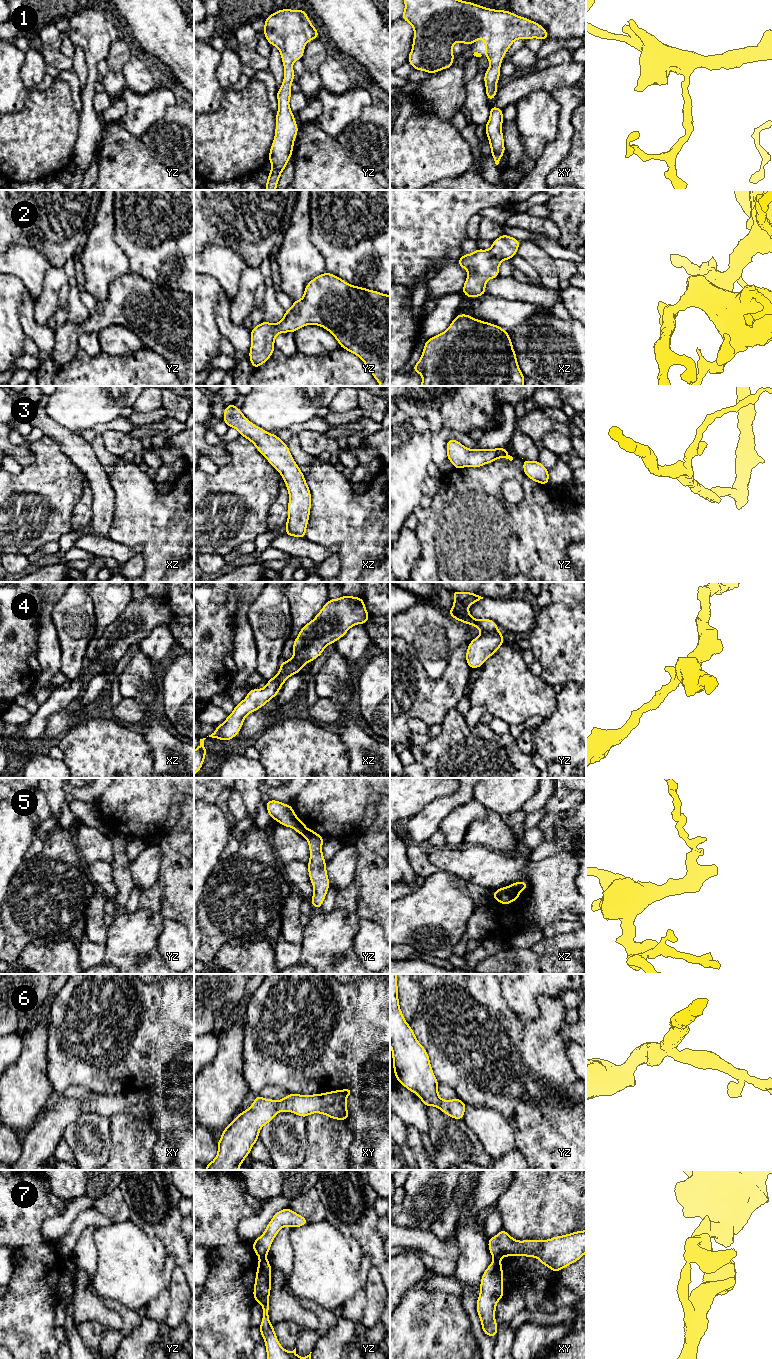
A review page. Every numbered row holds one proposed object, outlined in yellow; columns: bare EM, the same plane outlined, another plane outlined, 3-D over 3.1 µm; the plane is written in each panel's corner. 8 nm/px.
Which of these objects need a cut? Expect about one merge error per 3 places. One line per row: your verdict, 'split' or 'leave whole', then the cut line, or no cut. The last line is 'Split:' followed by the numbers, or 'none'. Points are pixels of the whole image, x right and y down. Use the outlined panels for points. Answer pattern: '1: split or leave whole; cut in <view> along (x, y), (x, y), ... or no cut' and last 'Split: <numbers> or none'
1: leave whole; no cut
2: leave whole; no cut
3: leave whole; no cut
4: split; cut in yz along (496, 629), (482, 634)
5: split; cut in xz along (508, 886), (518, 891)
6: leave whole; no cut
7: split; cut in yz along (260, 1257), (265, 1258)
Split: 4, 5, 7

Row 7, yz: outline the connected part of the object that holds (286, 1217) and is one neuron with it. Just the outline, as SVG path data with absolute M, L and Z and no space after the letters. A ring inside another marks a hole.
M284 1208L276 1212L272 1217L265 1232L252 1243L252 1248L259 1258L266 1258L270 1251L272 1241L281 1228L286 1226L296 1228L308 1223L309 1221L305 1217L297 1214L292 1209Z

